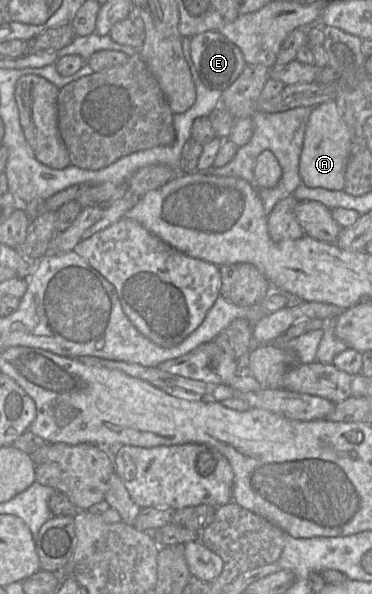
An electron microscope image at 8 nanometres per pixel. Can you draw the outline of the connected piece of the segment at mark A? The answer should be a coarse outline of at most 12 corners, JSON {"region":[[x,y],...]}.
{"region":[[335,100],[313,108],[302,182],[342,190],[351,134]]}

